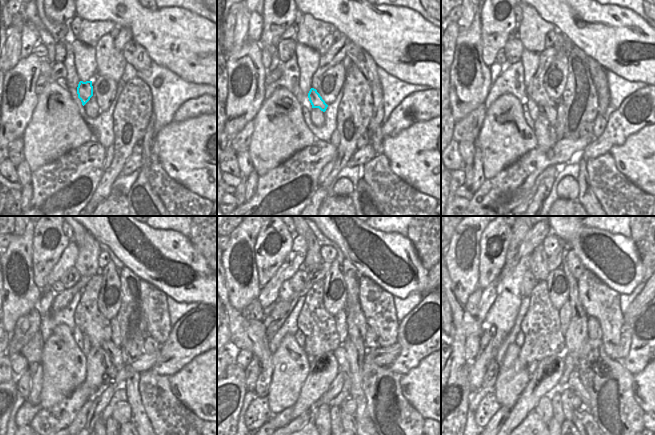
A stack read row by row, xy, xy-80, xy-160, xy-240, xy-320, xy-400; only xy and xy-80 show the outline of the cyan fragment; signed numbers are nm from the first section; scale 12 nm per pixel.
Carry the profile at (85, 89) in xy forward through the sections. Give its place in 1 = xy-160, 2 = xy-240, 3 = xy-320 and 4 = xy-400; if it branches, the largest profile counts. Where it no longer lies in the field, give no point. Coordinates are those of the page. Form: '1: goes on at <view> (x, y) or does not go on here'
1: goes on at xy-160 (550, 113)
2: goes on at xy-240 (114, 352)
3: goes on at xy-320 (343, 366)
4: goes on at xy-400 (574, 383)

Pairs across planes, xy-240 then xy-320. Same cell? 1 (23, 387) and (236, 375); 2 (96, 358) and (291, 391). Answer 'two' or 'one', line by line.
1: two
2: two

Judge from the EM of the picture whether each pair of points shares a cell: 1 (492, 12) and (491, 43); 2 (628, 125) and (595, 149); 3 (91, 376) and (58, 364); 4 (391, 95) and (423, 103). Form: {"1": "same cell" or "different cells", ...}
{"1": "same cell", "2": "same cell", "3": "different cells", "4": "different cells"}

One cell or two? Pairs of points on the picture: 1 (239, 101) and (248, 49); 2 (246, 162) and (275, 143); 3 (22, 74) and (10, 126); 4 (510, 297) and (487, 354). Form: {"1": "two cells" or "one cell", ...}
{"1": "one cell", "2": "two cells", "3": "one cell", "4": "one cell"}

